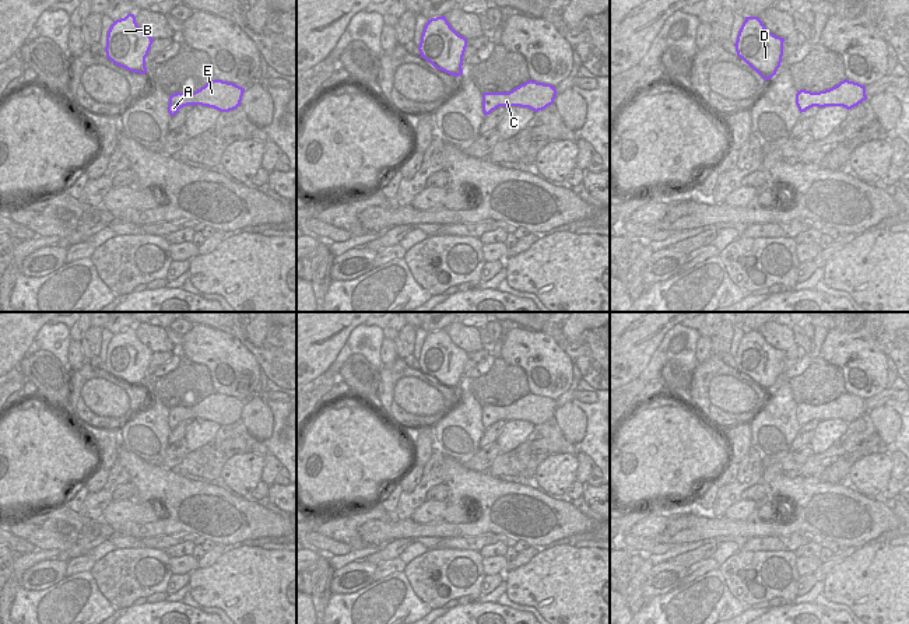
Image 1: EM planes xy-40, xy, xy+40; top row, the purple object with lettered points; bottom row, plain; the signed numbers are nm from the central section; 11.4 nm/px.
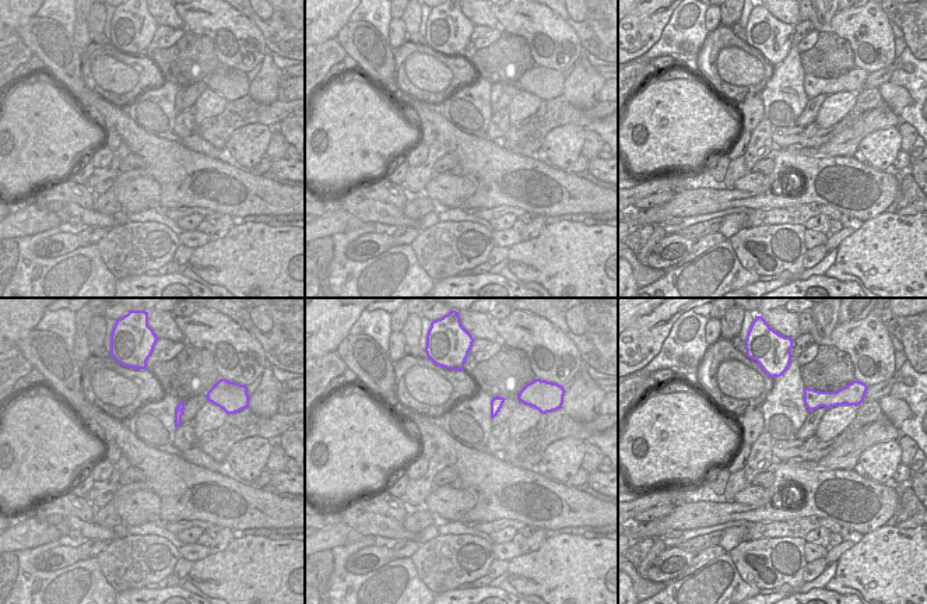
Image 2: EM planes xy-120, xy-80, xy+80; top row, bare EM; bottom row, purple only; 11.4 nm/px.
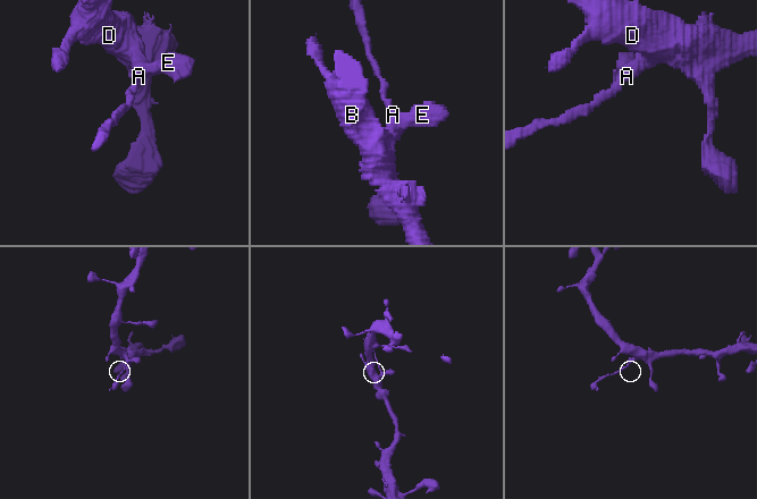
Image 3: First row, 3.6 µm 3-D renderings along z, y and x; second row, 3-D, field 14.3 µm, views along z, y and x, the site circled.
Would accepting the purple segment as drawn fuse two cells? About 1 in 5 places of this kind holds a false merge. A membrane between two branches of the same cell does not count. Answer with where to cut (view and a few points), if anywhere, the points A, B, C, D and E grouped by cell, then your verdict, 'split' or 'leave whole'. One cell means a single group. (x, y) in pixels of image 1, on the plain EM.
no cut; A B C D E; leave whole

